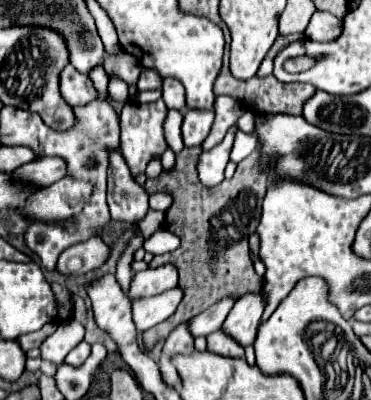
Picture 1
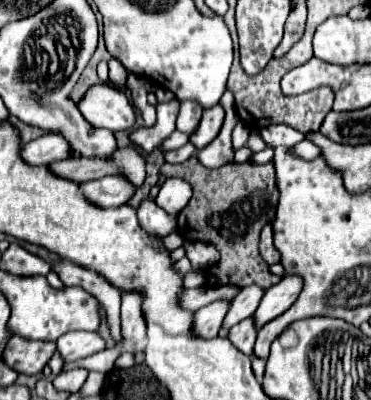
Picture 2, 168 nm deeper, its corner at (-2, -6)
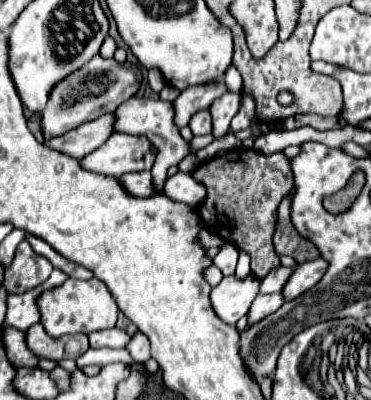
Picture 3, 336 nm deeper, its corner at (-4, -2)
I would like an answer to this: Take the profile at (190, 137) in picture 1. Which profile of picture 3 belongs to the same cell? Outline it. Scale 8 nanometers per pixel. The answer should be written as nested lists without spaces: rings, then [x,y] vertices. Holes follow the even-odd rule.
[[[226,93],[212,103],[210,113],[214,121],[214,137],[222,137],[230,131],[230,121],[238,113],[238,107],[240,107],[238,93]]]

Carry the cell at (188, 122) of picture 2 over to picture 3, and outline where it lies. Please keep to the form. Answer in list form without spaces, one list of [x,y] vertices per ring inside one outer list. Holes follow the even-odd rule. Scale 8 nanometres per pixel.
[[[198,111],[192,121],[190,121],[190,129],[194,135],[210,135],[212,133],[212,119],[210,119],[210,111]]]

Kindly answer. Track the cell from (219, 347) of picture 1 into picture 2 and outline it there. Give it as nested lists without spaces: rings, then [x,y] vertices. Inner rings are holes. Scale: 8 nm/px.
[[[252,317],[244,319],[242,323],[234,325],[230,331],[228,331],[228,337],[230,337],[230,343],[242,351],[244,355],[252,355],[252,349],[254,349],[254,341],[256,341],[256,327],[252,325]]]

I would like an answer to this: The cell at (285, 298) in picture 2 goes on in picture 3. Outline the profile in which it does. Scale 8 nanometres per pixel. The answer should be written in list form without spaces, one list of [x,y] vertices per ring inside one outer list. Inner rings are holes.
[[[322,257],[314,259],[314,261],[308,261],[304,265],[296,265],[292,277],[288,279],[288,283],[284,287],[284,299],[292,301],[298,295],[310,291],[324,277],[326,269],[328,269],[328,261],[322,259]]]

